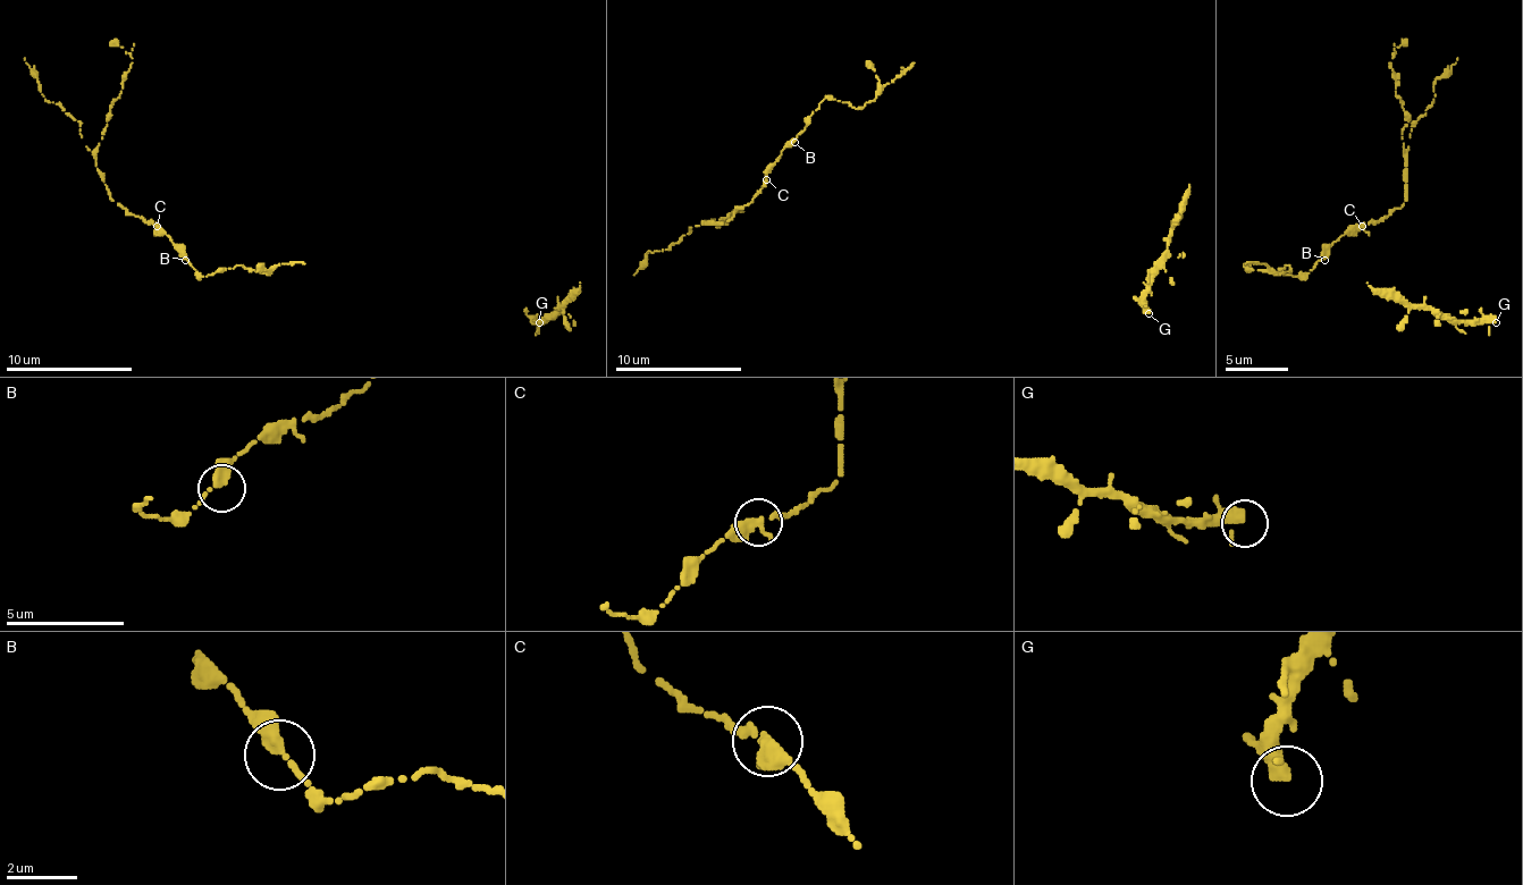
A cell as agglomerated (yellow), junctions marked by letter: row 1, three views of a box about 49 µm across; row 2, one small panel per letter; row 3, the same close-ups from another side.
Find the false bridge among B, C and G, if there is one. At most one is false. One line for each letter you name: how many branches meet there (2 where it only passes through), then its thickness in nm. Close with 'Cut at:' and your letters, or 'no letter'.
Cut at: no letter

